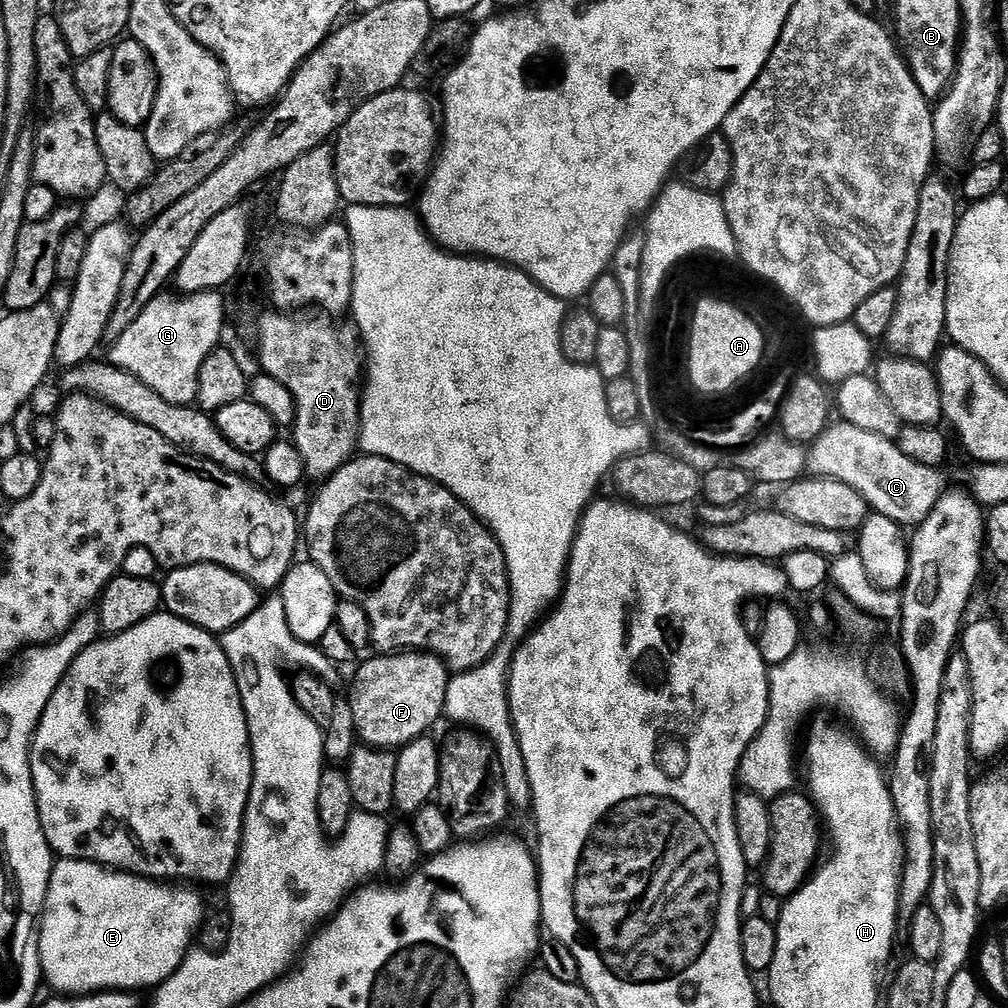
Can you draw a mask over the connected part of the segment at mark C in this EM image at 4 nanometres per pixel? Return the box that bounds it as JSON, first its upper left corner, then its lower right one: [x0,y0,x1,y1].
[808,422,946,526]

